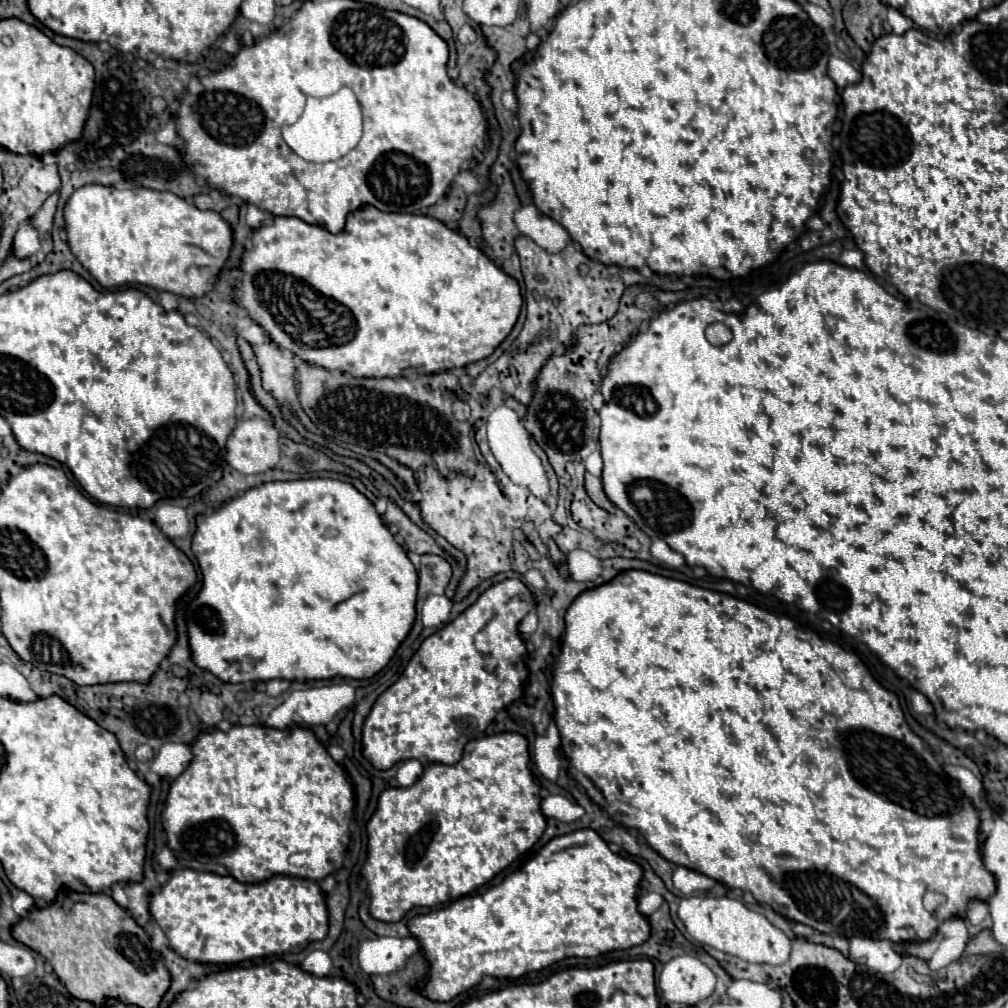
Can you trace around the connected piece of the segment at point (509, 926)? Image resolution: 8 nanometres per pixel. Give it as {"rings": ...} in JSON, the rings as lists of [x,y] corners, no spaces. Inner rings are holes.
{"rings":[[[576,830],[552,838],[520,870],[508,874],[500,884],[486,888],[480,894],[462,896],[440,910],[418,914],[408,920],[408,930],[420,942],[428,962],[424,994],[434,1002],[450,1002],[454,996],[478,984],[484,976],[518,978],[564,958],[592,958],[646,942],[650,924],[636,908],[640,878],[642,868],[628,858],[612,854],[608,844],[594,830]]]}

